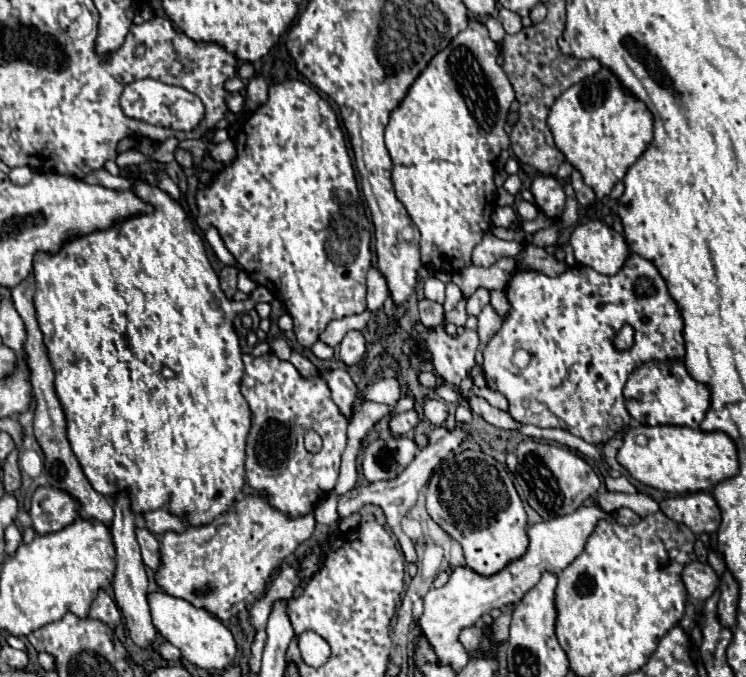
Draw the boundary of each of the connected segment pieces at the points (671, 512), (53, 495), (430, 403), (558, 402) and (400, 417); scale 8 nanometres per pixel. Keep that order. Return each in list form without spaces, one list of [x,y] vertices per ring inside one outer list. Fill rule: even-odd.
[[[708,492],[666,498],[660,502],[660,510],[674,522],[684,522],[694,534],[712,534],[720,524],[720,508]]]
[[[40,486],[32,494],[32,526],[38,534],[58,532],[72,524],[78,514],[78,502],[68,492],[52,486]]]
[[[428,398],[424,402],[424,416],[434,424],[434,426],[442,426],[448,418],[448,406],[446,402],[442,400],[434,400],[434,398]]]
[[[630,254],[630,256],[626,258],[624,266],[620,268],[620,272],[614,274],[614,276],[598,274],[598,272],[594,272],[594,270],[590,270],[590,268],[576,268],[576,272],[562,272],[560,276],[554,276],[554,278],[544,276],[544,274],[540,274],[540,272],[516,272],[516,274],[512,276],[510,284],[506,286],[506,292],[508,292],[508,300],[510,300],[510,314],[508,314],[508,318],[504,320],[502,328],[492,336],[492,340],[490,340],[488,346],[484,348],[484,364],[482,364],[482,366],[484,366],[484,378],[486,378],[486,382],[488,382],[488,388],[494,388],[494,390],[498,390],[500,394],[506,396],[506,400],[508,400],[508,414],[512,416],[512,420],[516,420],[516,422],[520,422],[520,424],[534,424],[534,426],[540,426],[540,428],[560,428],[560,430],[566,430],[566,432],[570,432],[570,434],[574,434],[574,436],[580,436],[582,440],[586,440],[586,442],[590,442],[590,444],[600,446],[600,444],[608,442],[612,436],[616,436],[618,432],[622,432],[622,430],[630,424],[630,414],[628,414],[628,410],[626,410],[624,396],[622,396],[622,390],[624,390],[624,384],[626,384],[630,372],[636,370],[636,368],[638,368],[640,364],[644,364],[644,362],[652,362],[652,360],[682,360],[682,358],[684,358],[682,316],[680,316],[680,312],[678,312],[678,306],[676,306],[674,300],[670,298],[670,294],[668,294],[668,290],[666,290],[666,282],[662,280],[662,276],[660,276],[658,270],[654,268],[654,264],[650,264],[646,258],[642,258],[642,256],[638,256],[638,254]],[[640,278],[646,278],[646,280],[654,286],[654,294],[646,294],[646,296],[636,294],[636,282],[638,282]],[[624,324],[632,326],[632,328],[634,328],[634,334],[636,334],[634,346],[632,346],[630,350],[618,350],[618,348],[614,346],[614,336],[616,336],[616,332],[618,332]],[[516,348],[524,348],[526,352],[532,354],[530,364],[528,364],[526,368],[522,368],[522,370],[520,370],[518,366],[514,366],[514,362],[512,362],[512,354],[514,354]]]
[[[408,410],[408,412],[402,412],[402,414],[396,414],[390,418],[388,422],[388,428],[392,432],[392,436],[402,436],[406,432],[410,432],[412,428],[418,426],[418,414],[414,410]]]

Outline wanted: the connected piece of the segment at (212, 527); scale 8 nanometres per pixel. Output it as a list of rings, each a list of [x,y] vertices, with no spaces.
[[[264,494],[244,496],[234,502],[234,508],[230,512],[220,514],[210,524],[190,526],[184,534],[174,534],[174,532],[164,534],[160,538],[162,568],[156,572],[156,582],[164,592],[178,596],[198,608],[206,608],[210,614],[214,614],[220,620],[228,620],[236,616],[240,610],[248,608],[264,594],[266,584],[274,574],[274,570],[278,570],[284,564],[284,560],[290,558],[294,550],[312,536],[314,526],[316,520],[312,512],[292,518],[270,506]]]

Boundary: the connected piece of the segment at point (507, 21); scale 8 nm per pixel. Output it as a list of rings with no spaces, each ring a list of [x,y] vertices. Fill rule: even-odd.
[[[500,8],[498,12],[498,20],[502,22],[506,34],[516,34],[522,30],[522,22],[520,22],[520,16],[516,12],[510,12],[506,8]]]

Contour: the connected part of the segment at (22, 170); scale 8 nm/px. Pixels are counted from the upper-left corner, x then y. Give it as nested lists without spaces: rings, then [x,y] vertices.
[[[18,166],[18,168],[12,168],[8,172],[8,180],[14,182],[14,184],[28,184],[32,180],[35,171],[28,166]]]

